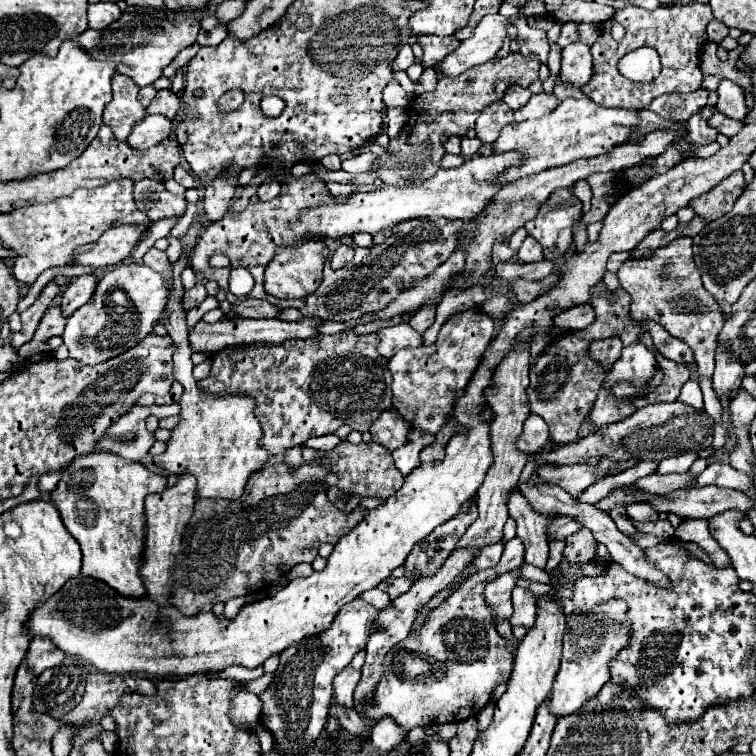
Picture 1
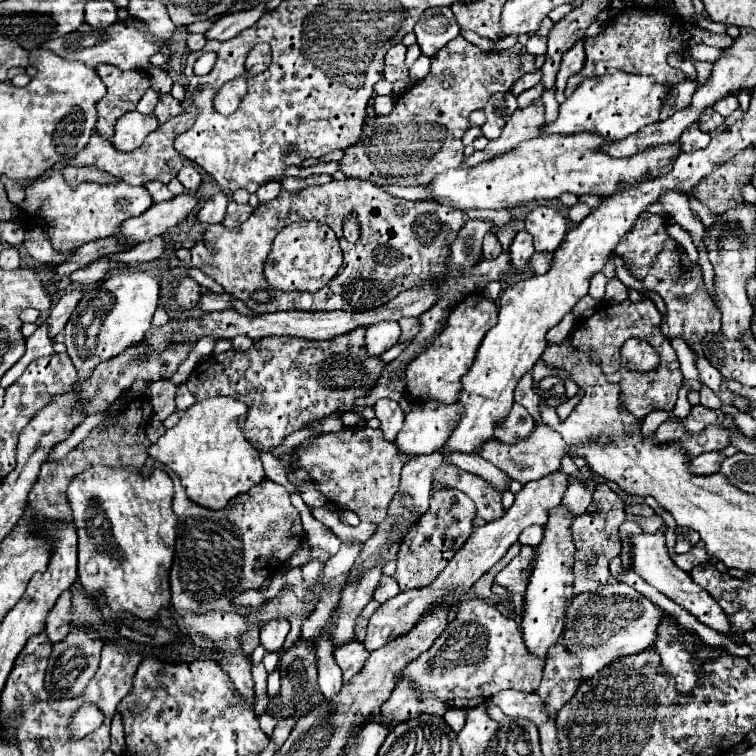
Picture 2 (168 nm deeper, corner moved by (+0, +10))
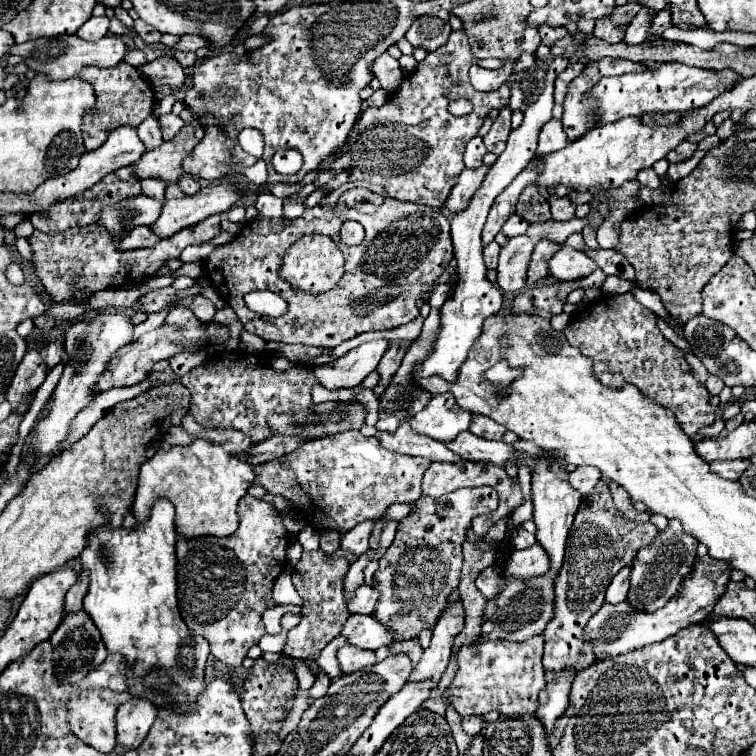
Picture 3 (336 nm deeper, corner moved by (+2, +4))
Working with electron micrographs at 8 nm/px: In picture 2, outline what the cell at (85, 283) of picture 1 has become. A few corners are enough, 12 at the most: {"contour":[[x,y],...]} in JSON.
{"contour":[[73,287],[49,313],[49,337],[63,331],[83,291]]}

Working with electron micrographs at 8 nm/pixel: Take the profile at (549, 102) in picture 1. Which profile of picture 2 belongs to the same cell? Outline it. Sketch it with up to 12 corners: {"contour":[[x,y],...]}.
{"contour":[[543,103],[517,109],[503,127],[501,137],[487,149],[475,151],[465,163],[477,165],[513,149],[525,137],[537,137],[545,121]]}

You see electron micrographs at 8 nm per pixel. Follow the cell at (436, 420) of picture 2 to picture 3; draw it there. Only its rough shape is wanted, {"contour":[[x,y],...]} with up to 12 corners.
{"contour":[[435,395],[411,427],[435,441],[467,431],[471,413]]}

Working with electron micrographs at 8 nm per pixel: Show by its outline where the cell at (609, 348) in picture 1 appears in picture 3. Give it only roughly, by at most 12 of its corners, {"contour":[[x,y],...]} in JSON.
{"contour":[[633,293],[601,295],[563,333],[609,387],[635,385],[689,437],[709,391]]}

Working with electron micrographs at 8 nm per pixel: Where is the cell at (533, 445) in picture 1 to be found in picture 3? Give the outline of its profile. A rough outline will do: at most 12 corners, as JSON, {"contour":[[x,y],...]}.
{"contour":[[473,415],[469,431],[483,439],[499,439],[499,423]]}

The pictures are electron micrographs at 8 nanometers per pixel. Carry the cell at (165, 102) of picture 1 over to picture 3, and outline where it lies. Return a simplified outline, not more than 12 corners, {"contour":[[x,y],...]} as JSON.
{"contour":[[175,113],[161,115],[159,127],[163,141],[169,141],[183,127],[183,119]]}

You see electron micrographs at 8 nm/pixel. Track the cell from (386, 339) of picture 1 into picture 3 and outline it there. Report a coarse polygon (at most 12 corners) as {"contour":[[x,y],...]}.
{"contour":[[389,341],[361,347],[315,367],[331,391],[357,387],[375,371]]}

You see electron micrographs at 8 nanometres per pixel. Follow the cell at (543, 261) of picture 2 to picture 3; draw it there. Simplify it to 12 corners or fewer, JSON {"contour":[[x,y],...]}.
{"contour":[[563,245],[549,261],[551,275],[577,281],[597,263],[583,251]]}

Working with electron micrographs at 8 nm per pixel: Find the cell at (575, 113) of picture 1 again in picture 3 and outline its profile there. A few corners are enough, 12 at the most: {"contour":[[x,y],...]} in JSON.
{"contour":[[685,63],[603,77],[589,95],[613,123],[685,113],[731,91],[733,69]]}

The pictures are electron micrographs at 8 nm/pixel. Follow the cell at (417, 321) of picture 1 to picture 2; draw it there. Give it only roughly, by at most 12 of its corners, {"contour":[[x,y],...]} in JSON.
{"contour":[[419,317],[401,319],[401,339],[415,337],[421,329]]}

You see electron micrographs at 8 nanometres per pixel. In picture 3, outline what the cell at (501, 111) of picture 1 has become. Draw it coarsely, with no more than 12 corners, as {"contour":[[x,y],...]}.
{"contour":[[505,107],[483,137],[487,151],[501,155],[511,133],[511,111]]}

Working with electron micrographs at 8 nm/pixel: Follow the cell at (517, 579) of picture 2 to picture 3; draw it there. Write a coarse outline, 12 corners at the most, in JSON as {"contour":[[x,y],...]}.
{"contour":[[539,543],[515,551],[507,571],[519,579],[545,575],[551,567]]}

